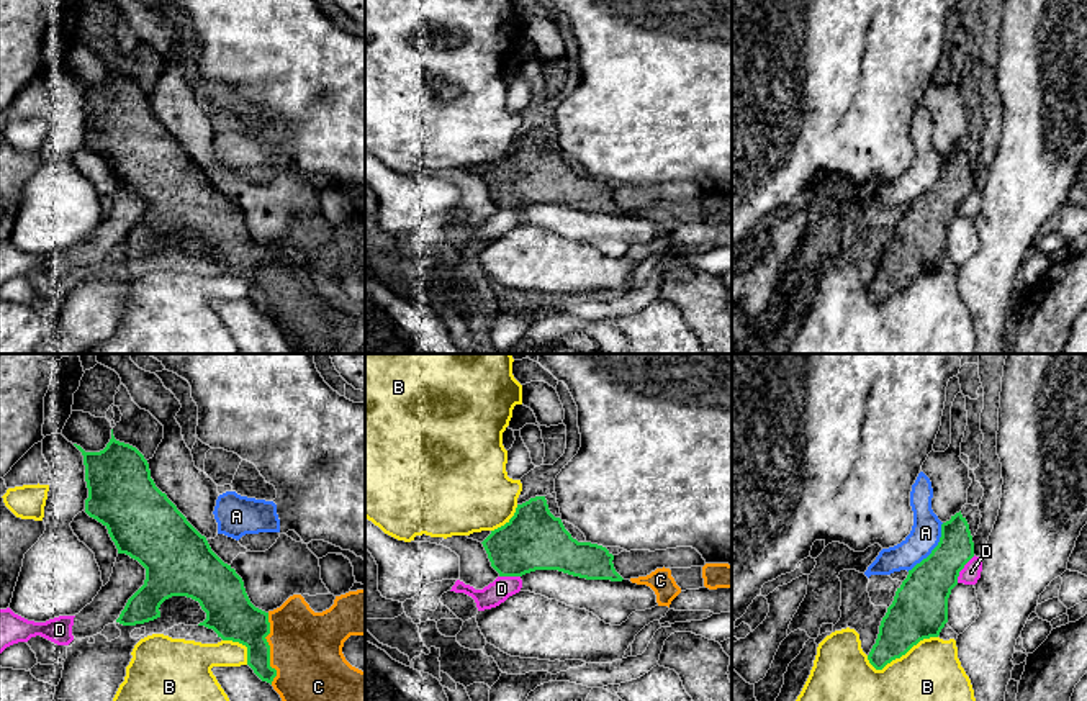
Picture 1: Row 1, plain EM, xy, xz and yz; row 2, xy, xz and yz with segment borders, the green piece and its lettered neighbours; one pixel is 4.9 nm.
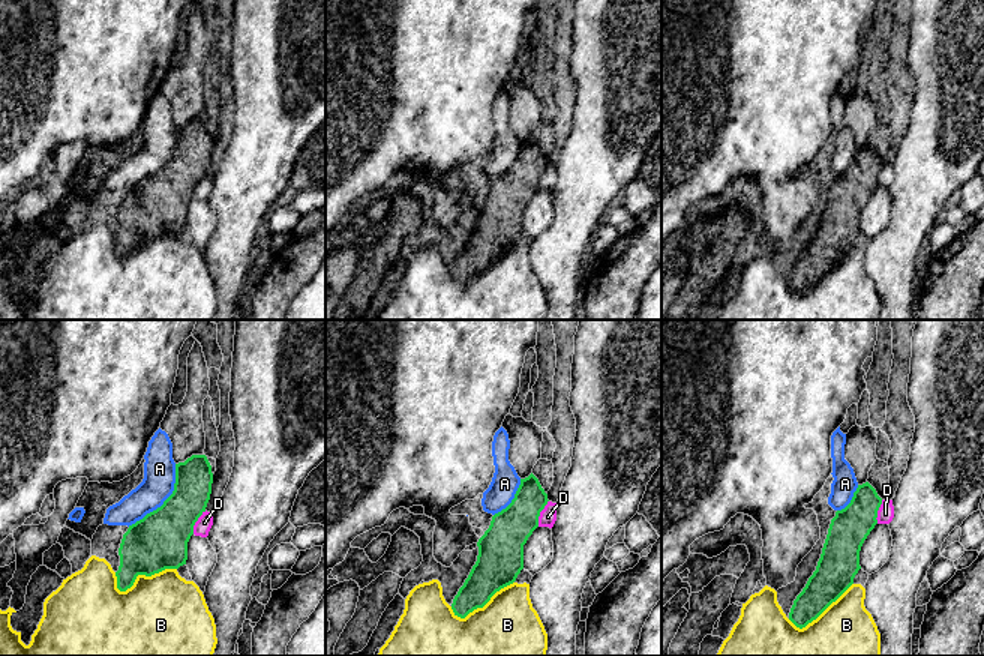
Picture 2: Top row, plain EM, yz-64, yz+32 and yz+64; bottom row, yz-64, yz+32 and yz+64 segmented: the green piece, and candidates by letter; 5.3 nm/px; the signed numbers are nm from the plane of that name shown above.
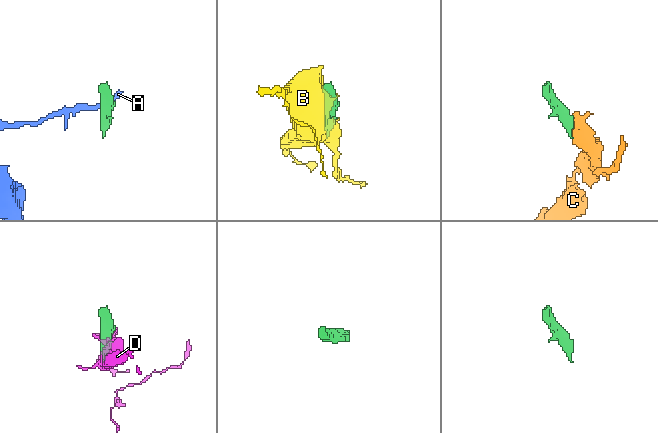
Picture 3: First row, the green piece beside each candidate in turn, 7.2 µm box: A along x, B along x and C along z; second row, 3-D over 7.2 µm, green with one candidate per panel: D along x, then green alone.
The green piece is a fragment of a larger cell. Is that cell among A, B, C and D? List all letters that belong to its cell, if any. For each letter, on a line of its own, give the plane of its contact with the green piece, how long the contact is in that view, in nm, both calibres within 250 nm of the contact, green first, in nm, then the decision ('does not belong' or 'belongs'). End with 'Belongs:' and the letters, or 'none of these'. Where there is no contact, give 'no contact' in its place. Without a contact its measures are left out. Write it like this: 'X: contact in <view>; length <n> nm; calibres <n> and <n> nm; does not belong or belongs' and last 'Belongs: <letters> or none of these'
A: contact in yz; length 300 nm; calibres 260 and 150 nm; does not belong
B: contact in yz; length 360 nm; calibres 280 and 480 nm; does not belong
C: contact in xy; length 360 nm; calibres 240 and 360 nm; belongs
D: contact in yz; length 160 nm; calibres 240 and 90 nm; does not belong
Belongs: C

